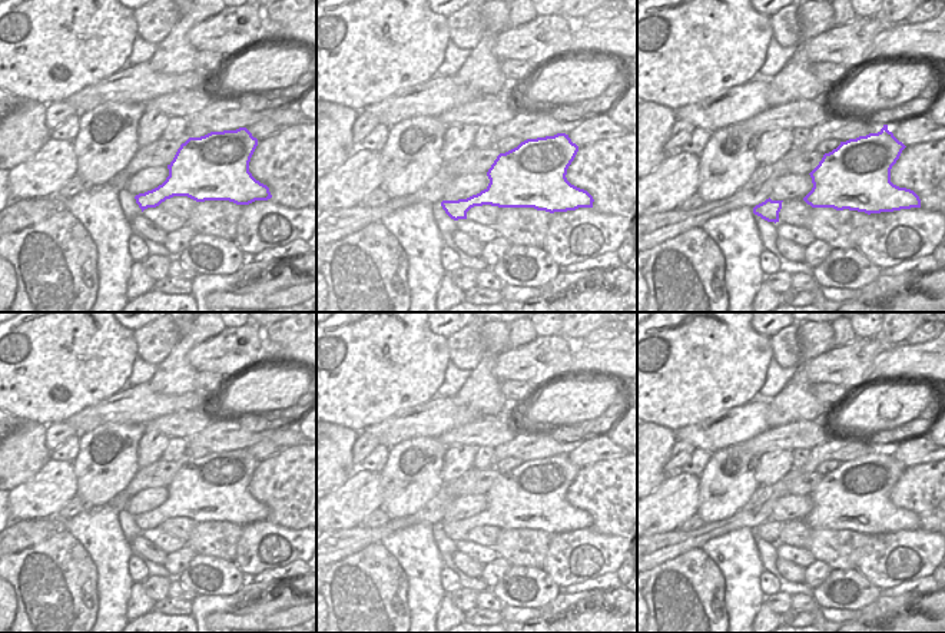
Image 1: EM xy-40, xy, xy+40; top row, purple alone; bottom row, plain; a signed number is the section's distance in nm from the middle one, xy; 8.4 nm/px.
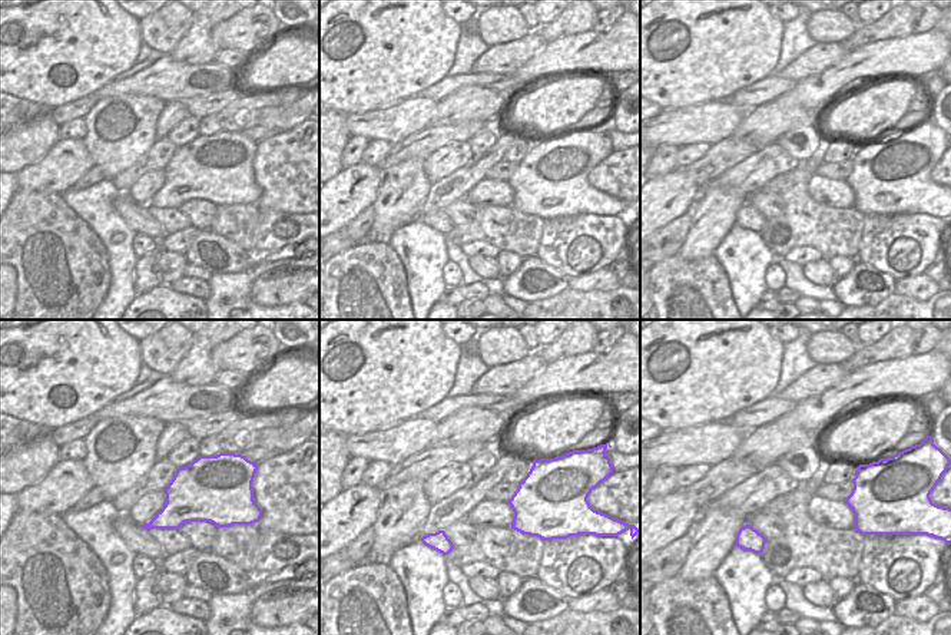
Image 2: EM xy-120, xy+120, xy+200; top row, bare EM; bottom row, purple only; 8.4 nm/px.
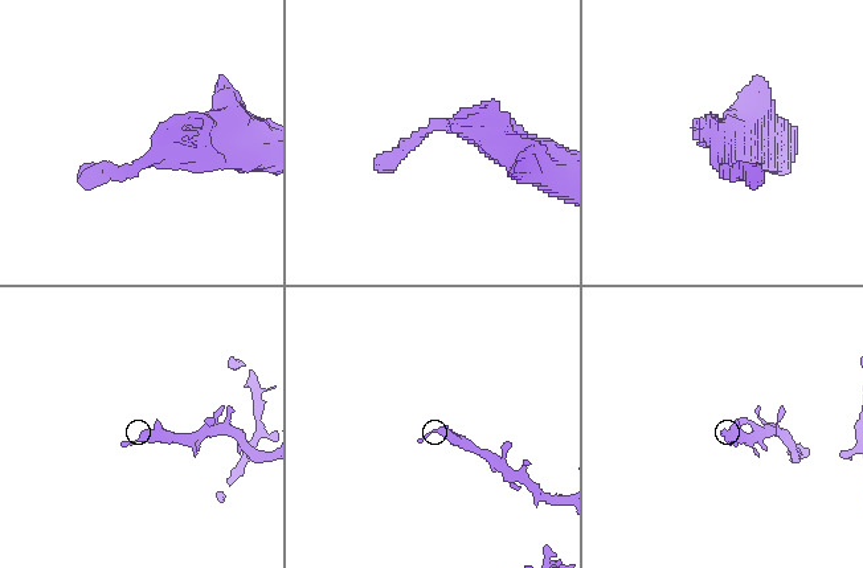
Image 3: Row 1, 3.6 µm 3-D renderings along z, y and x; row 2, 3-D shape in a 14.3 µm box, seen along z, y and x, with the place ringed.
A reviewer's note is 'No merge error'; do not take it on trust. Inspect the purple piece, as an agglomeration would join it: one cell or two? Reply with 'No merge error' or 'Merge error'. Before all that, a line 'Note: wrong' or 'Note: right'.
Note: right
No merge error.

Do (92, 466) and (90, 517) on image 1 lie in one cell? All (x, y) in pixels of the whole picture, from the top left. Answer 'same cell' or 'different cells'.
same cell

